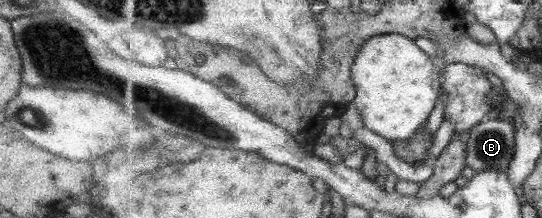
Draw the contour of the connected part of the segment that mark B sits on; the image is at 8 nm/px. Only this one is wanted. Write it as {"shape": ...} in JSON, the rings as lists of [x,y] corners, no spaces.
{"shape":[[[485,119],[467,135],[467,164],[475,172],[489,168],[508,171],[516,153],[516,127],[512,120]]]}

